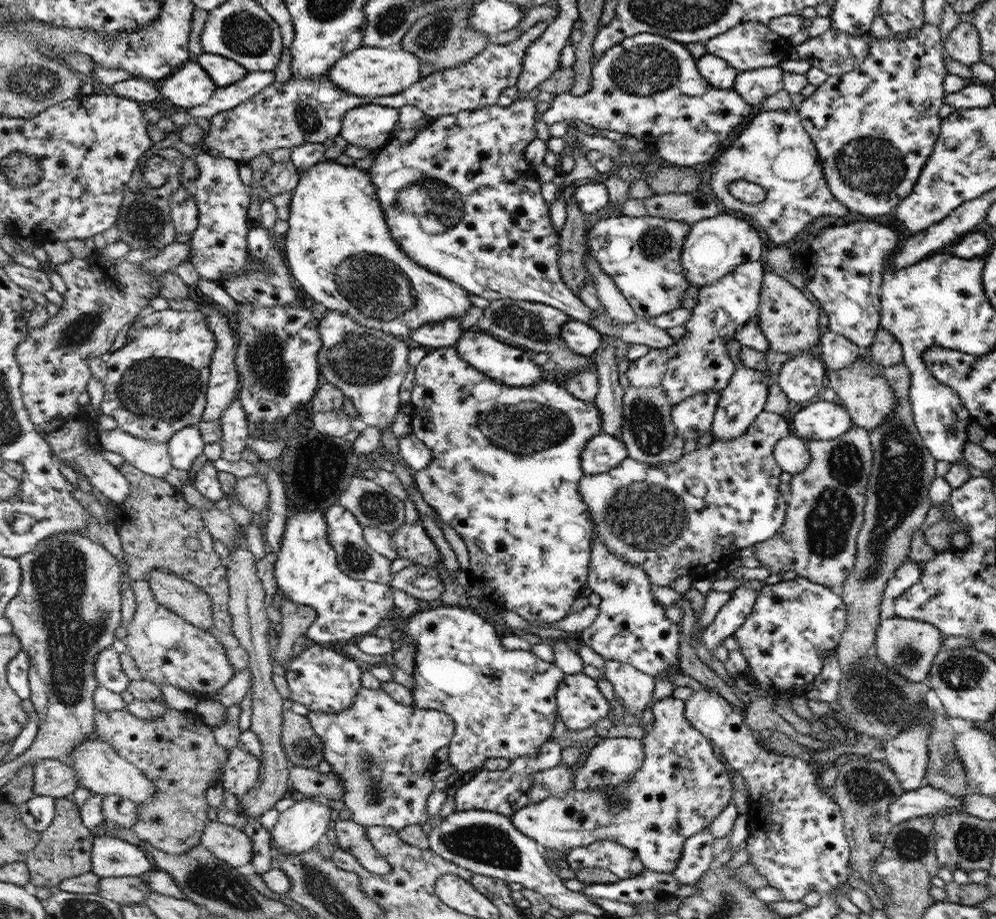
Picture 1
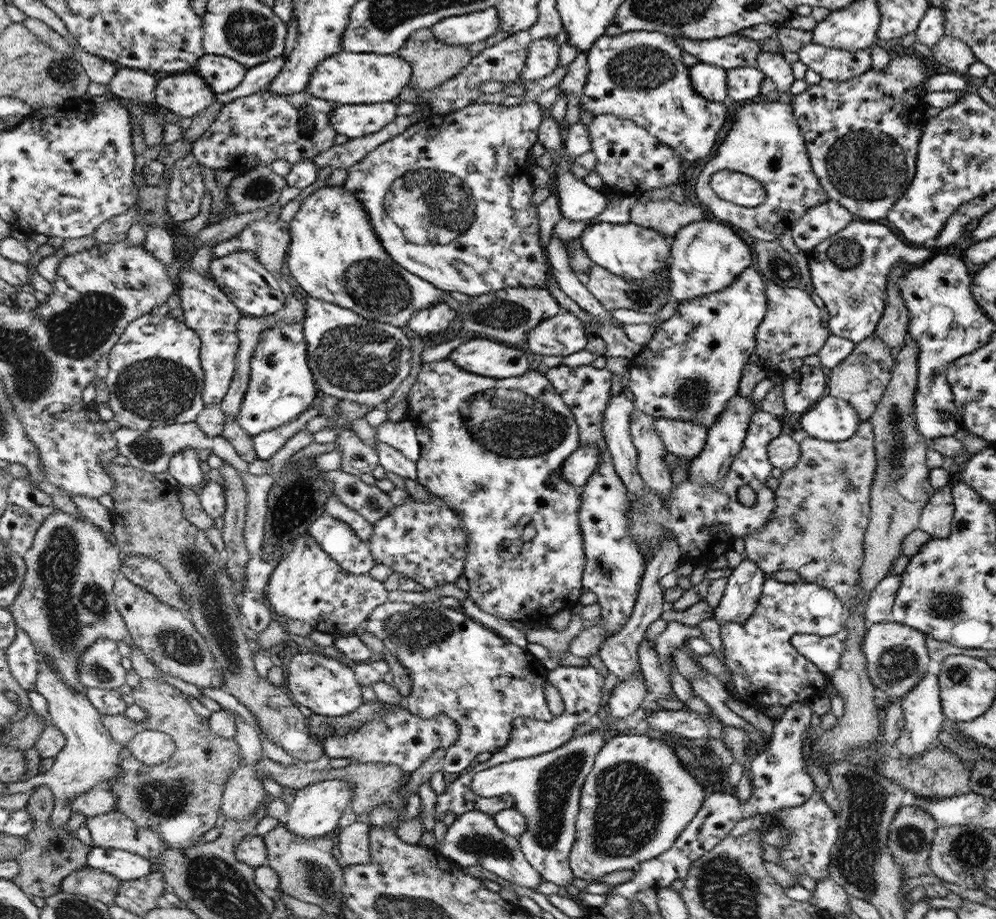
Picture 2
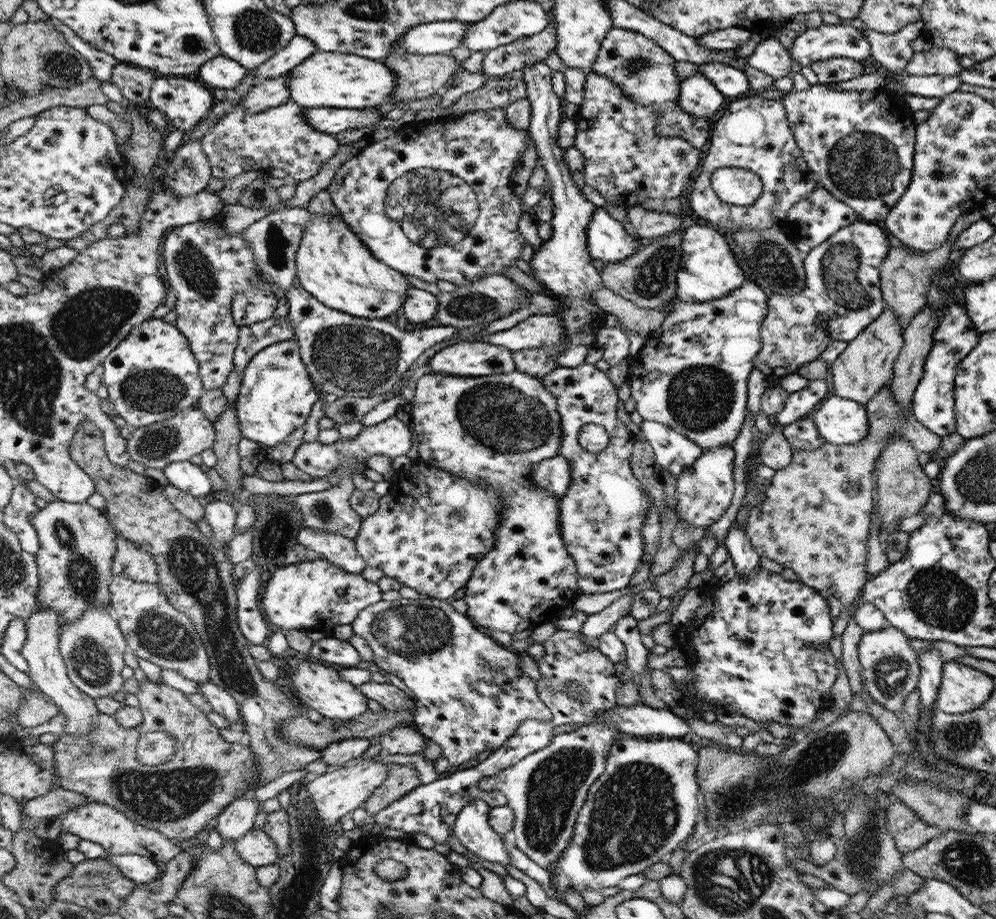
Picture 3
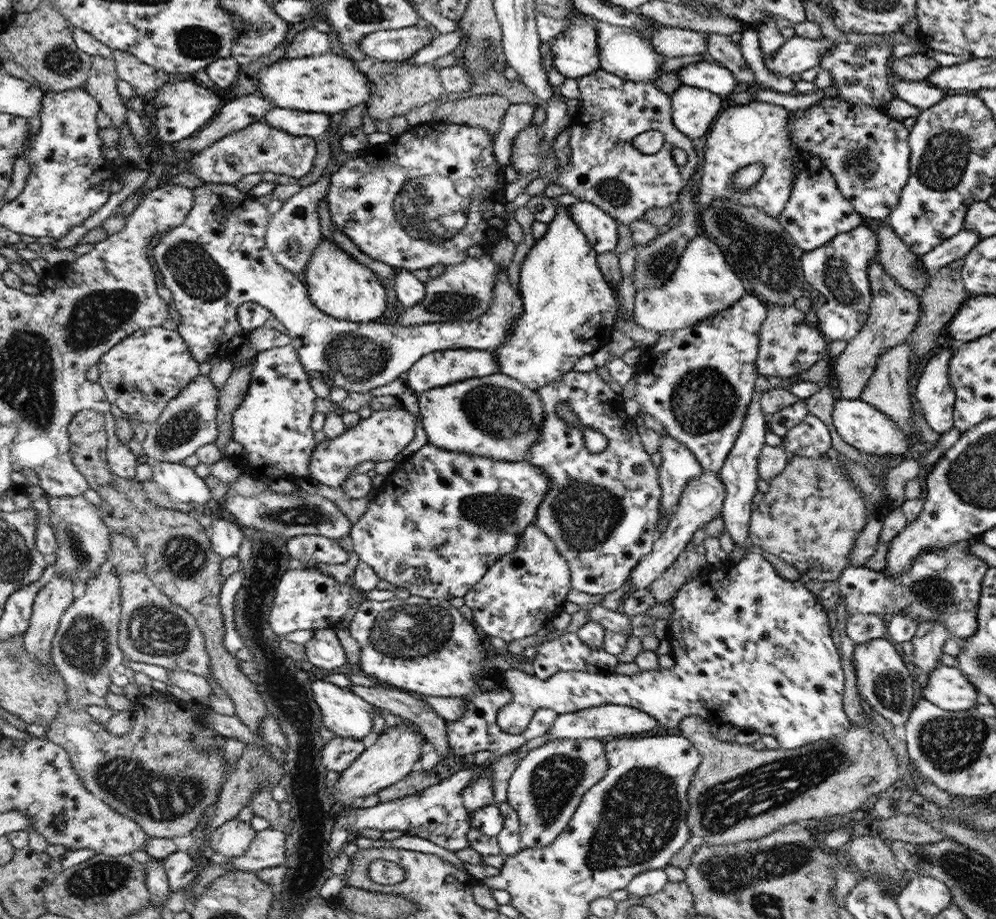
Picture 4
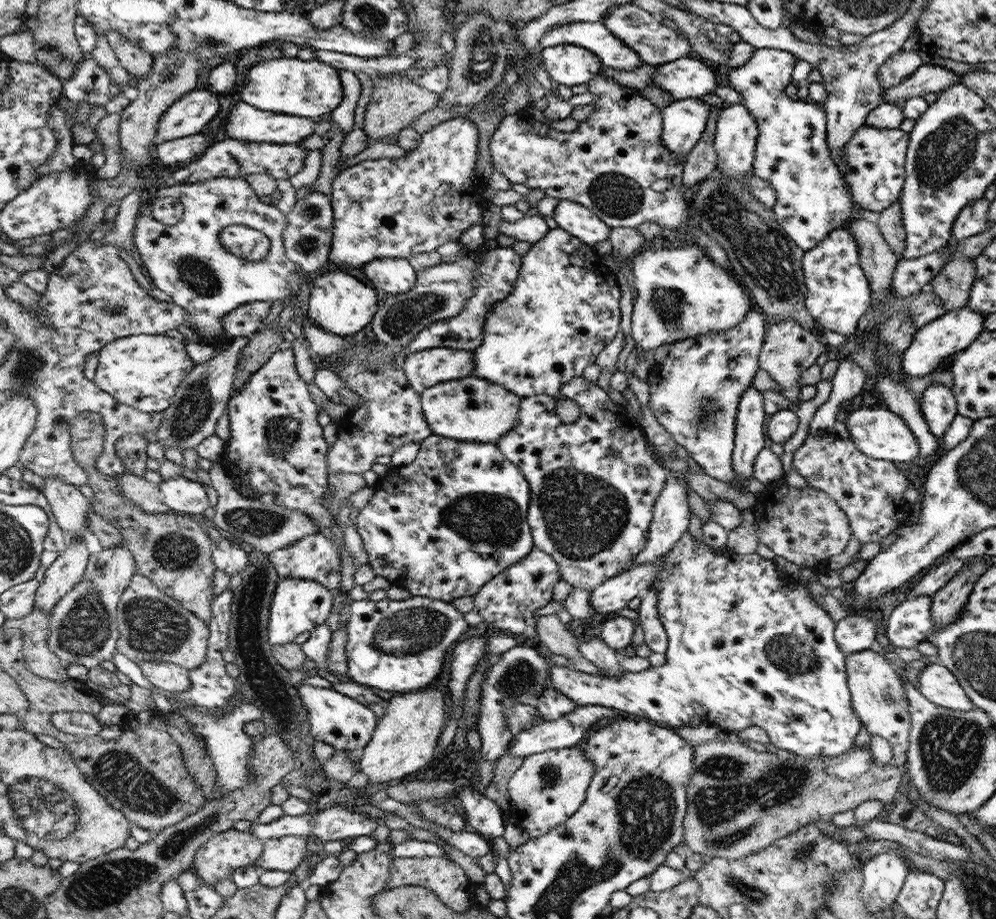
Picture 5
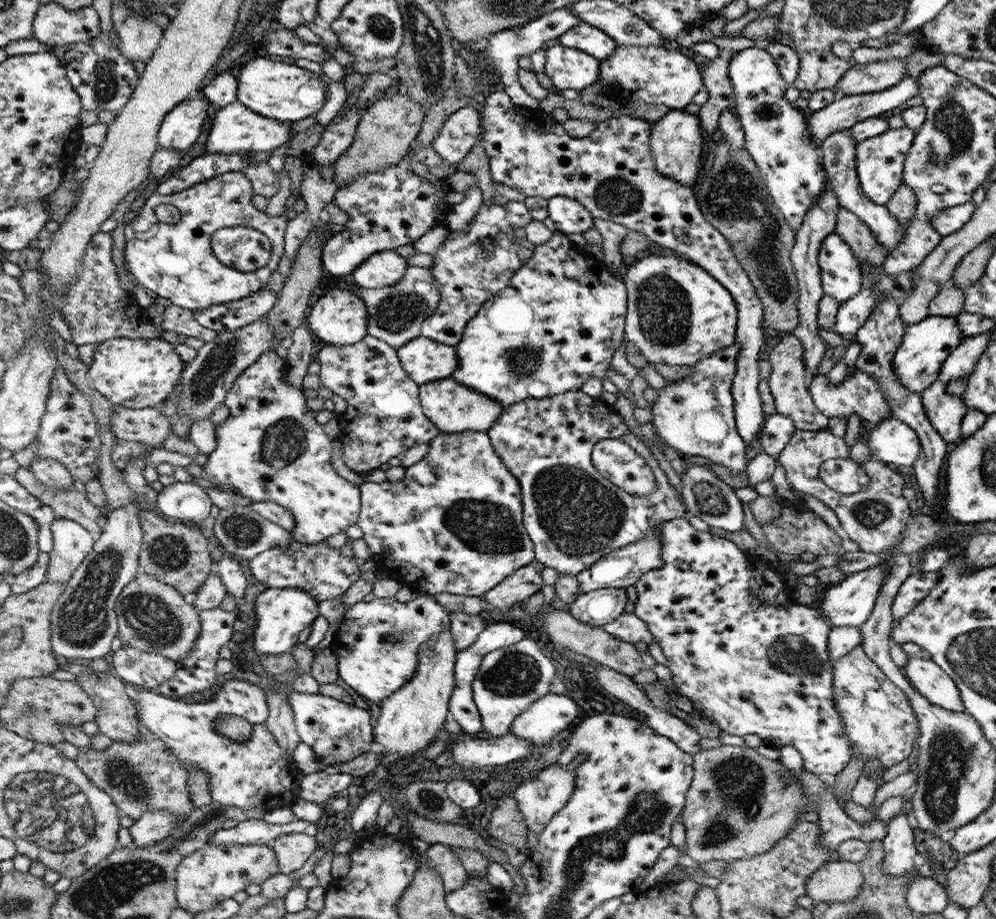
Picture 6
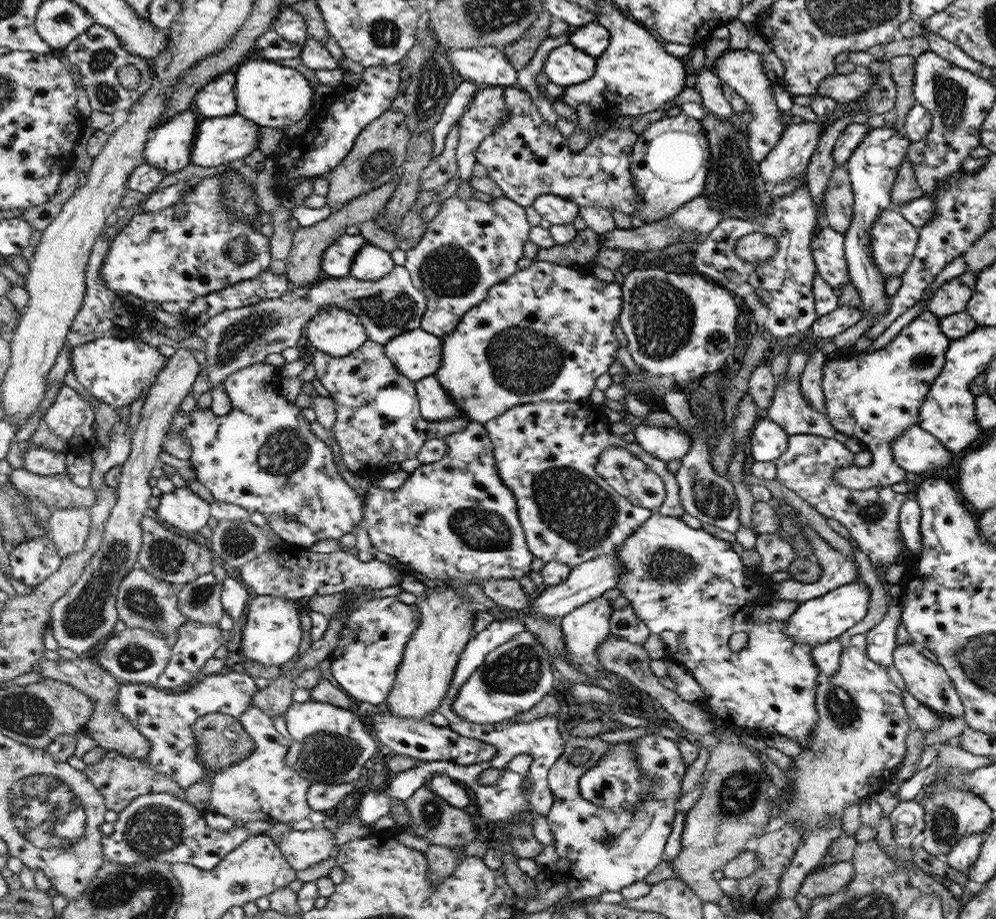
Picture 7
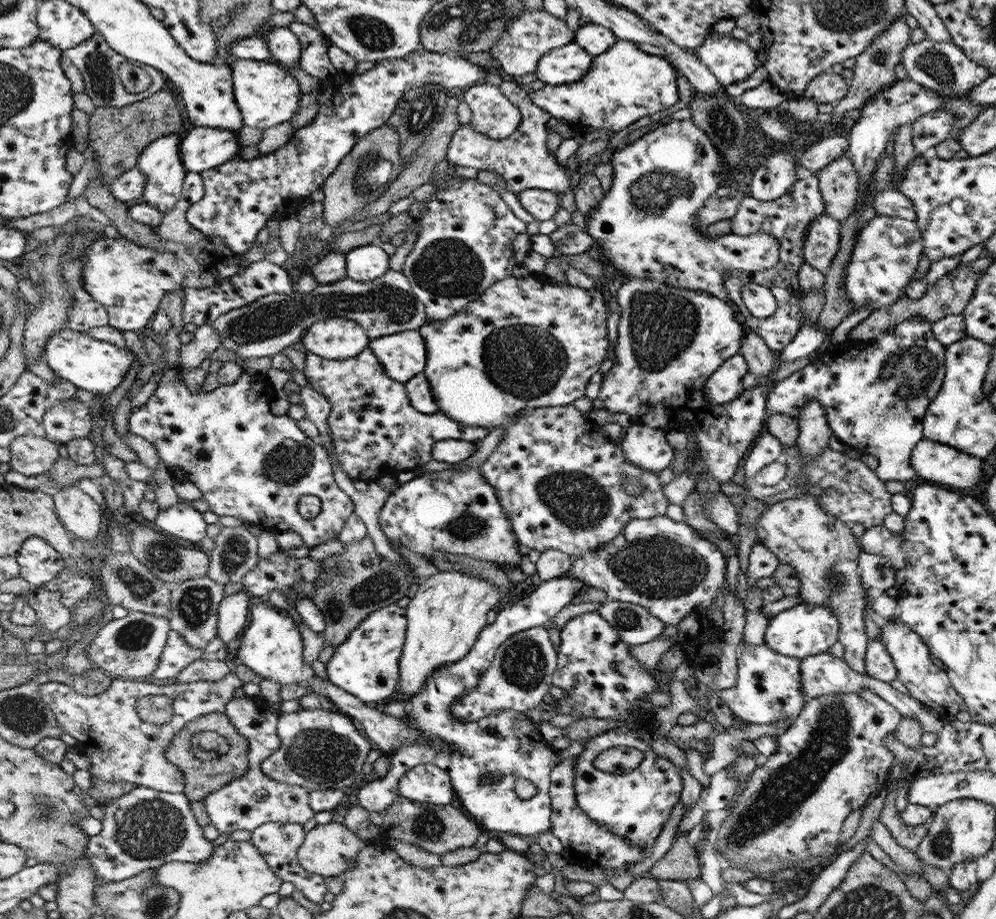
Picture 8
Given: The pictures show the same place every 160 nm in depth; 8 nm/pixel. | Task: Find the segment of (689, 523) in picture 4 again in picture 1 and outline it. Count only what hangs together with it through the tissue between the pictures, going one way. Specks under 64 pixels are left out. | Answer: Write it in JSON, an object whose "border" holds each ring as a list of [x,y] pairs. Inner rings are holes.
{"border":[[[740,367],[740,370],[735,371],[735,376],[731,379],[729,386],[720,393],[719,406],[716,408],[714,422],[711,424],[713,438],[730,440],[748,430],[756,416],[763,412],[768,394],[768,379],[767,370]]]}

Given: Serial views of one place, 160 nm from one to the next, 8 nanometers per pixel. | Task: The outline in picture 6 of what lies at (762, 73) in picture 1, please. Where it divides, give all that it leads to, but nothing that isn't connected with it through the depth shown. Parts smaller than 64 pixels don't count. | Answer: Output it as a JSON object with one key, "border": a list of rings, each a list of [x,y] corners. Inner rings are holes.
{"border":[[[618,45],[618,50],[607,59],[600,61],[602,70],[599,80],[606,84],[604,92],[613,93],[623,102],[639,102],[643,107],[651,104],[664,104],[671,110],[684,109],[692,102],[698,90],[702,90],[702,77],[698,66],[680,51],[671,51],[665,47]]]}

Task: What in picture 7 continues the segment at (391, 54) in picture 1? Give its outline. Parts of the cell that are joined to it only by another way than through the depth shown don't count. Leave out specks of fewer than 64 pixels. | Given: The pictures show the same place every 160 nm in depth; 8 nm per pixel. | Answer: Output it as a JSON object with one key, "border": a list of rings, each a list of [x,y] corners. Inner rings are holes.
{"border":[[[247,59],[234,69],[234,73],[237,113],[260,127],[288,128],[302,120],[312,106],[312,94],[315,92],[312,92],[310,82],[294,68],[275,61]]]}

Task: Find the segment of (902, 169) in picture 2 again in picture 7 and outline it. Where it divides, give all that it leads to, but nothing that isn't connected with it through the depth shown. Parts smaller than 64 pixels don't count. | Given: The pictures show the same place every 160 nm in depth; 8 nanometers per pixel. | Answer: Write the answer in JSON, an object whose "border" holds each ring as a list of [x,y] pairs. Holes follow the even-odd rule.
{"border":[[[872,128],[862,142],[860,142],[860,145],[856,148],[856,150],[854,150],[850,159],[844,164],[851,181],[852,192],[854,194],[854,215],[851,222],[851,228],[843,234],[845,240],[845,259],[847,260],[850,279],[860,293],[860,298],[863,302],[861,306],[867,310],[867,314],[869,316],[878,316],[876,317],[876,321],[878,322],[882,317],[885,317],[886,313],[884,312],[886,312],[886,309],[890,308],[890,298],[887,294],[885,294],[886,282],[884,277],[882,277],[882,273],[878,271],[876,261],[873,258],[870,233],[871,228],[873,227],[873,222],[879,217],[880,213],[891,207],[892,187],[894,181],[896,180],[896,174],[898,174],[900,166],[902,166],[902,160],[904,160],[904,157],[907,156],[910,144],[911,142],[908,138],[906,138],[906,136],[901,136],[893,128]]]}

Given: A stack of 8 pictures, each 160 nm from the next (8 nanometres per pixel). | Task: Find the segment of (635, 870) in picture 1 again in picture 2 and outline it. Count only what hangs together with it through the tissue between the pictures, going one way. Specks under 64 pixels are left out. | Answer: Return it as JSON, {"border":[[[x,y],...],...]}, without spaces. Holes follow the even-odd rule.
{"border":[[[643,731],[610,736],[596,756],[592,780],[588,780],[588,788],[584,788],[584,808],[579,808],[580,836],[575,836],[570,854],[575,878],[592,883],[616,870],[636,869],[647,860],[671,850],[703,806],[704,795],[703,786],[684,770],[676,752],[668,744],[662,744],[659,738]]]}

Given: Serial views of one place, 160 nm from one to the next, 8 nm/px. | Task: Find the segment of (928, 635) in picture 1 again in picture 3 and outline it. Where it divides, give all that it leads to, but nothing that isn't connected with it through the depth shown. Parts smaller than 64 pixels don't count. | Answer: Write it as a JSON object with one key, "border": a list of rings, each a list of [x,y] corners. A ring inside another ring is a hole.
{"border":[[[895,627],[866,632],[858,644],[859,662],[870,697],[895,714],[900,714],[908,694],[918,685],[920,656],[912,650],[912,645],[910,638]]]}

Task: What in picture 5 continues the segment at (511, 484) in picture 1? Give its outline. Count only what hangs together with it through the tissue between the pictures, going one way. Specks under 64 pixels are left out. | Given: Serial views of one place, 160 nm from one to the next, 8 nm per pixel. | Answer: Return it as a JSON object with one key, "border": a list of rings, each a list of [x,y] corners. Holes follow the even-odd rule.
{"border":[[[473,375],[437,384],[422,393],[423,413],[434,435],[495,445],[518,423],[520,402],[522,398],[514,392]],[[533,545],[531,554],[488,582],[473,596],[474,611],[483,618],[490,631],[506,632],[520,642],[537,641],[535,612],[552,601],[552,587],[561,578],[554,557]]]}

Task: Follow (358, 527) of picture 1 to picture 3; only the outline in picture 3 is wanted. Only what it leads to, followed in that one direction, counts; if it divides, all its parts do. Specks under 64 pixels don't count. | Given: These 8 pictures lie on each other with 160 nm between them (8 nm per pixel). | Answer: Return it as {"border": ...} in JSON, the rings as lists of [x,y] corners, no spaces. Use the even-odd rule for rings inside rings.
{"border":[[[304,527],[298,533],[297,543],[319,552],[328,562],[353,575],[357,575],[367,567],[367,561],[360,556],[355,539],[341,534]]]}

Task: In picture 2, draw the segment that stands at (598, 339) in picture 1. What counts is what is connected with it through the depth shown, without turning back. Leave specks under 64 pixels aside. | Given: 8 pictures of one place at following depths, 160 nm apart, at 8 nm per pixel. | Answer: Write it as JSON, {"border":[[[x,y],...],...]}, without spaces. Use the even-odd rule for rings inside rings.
{"border":[[[562,312],[551,319],[543,320],[527,332],[526,351],[540,356],[568,356],[586,348],[591,332],[584,329],[579,317],[571,312]]]}

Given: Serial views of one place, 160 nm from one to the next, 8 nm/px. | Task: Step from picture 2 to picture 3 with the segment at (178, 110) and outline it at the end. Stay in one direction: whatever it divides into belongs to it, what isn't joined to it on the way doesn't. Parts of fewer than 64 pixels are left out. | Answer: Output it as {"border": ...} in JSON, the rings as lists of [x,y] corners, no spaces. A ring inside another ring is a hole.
{"border":[[[160,77],[153,82],[147,105],[162,112],[174,129],[180,129],[186,134],[206,116],[212,100],[214,98],[210,91],[194,82],[194,77]]]}

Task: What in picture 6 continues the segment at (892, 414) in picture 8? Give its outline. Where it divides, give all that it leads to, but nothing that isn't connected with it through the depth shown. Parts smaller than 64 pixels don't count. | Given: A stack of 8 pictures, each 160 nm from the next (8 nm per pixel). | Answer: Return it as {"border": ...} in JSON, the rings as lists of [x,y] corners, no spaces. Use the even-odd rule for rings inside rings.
{"border":[[[930,316],[905,327],[898,350],[892,357],[893,372],[899,383],[910,392],[921,394],[940,374],[942,365],[955,348],[965,339],[954,316]],[[854,369],[849,377],[838,384],[828,383],[828,378],[824,374],[809,379],[809,383],[816,408],[829,419],[844,418],[847,420],[848,417],[857,414],[861,418],[862,431],[866,431],[868,428],[874,428],[881,420],[893,417],[888,408],[887,396],[881,392],[879,384],[863,370]],[[827,460],[820,467],[820,478],[832,490],[842,494],[856,494],[869,487],[869,473],[855,462]]]}

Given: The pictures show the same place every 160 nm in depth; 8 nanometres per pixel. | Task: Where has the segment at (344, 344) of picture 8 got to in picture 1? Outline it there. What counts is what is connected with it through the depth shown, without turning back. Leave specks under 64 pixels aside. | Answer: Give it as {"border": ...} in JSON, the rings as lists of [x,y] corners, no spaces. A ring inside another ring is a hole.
{"border":[[[332,160],[316,163],[314,168],[302,173],[292,191],[287,220],[289,229],[281,238],[282,251],[290,274],[306,294],[324,304],[327,309],[336,309],[351,316],[361,325],[402,338],[409,338],[412,331],[424,324],[442,322],[452,317],[459,318],[466,314],[472,306],[470,292],[456,282],[416,264],[400,248],[399,241],[391,235],[386,216],[368,172]]]}

